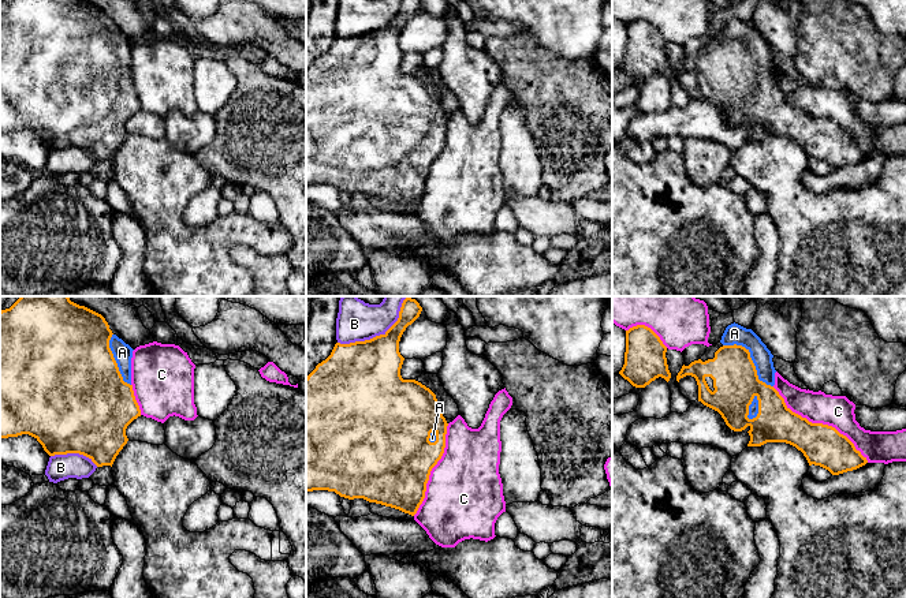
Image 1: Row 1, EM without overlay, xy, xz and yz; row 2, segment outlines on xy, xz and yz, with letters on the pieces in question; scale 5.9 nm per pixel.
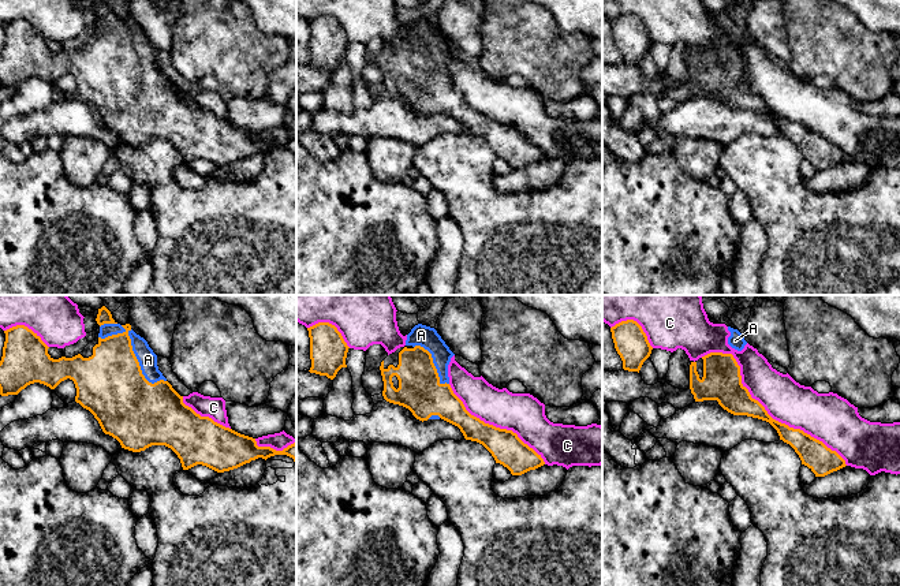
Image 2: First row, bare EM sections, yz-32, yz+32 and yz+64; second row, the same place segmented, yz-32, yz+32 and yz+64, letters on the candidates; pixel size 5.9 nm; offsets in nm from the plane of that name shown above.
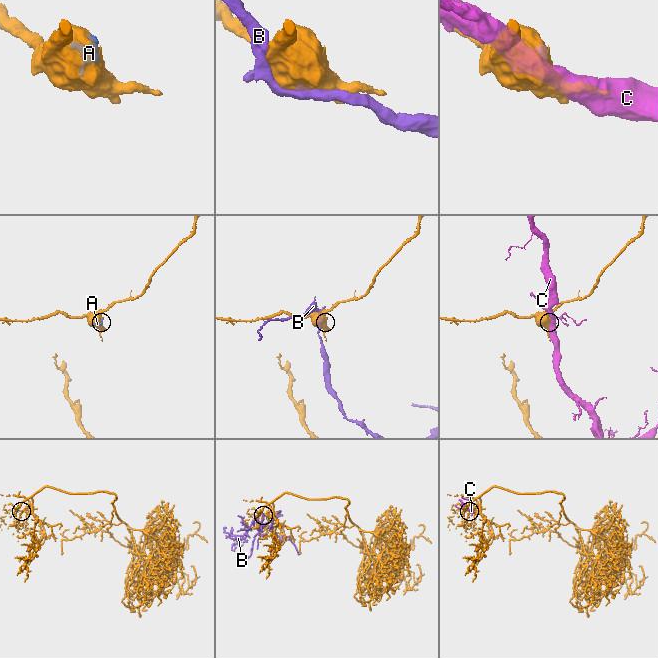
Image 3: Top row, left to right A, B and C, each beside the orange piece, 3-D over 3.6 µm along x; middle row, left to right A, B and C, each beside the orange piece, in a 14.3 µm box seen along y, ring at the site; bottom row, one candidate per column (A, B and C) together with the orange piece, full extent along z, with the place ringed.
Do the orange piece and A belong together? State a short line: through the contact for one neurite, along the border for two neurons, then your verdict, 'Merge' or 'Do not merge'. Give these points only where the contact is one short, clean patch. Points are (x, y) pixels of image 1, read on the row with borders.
Merge

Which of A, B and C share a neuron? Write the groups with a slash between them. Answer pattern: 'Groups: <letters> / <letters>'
Groups: A / B / C

